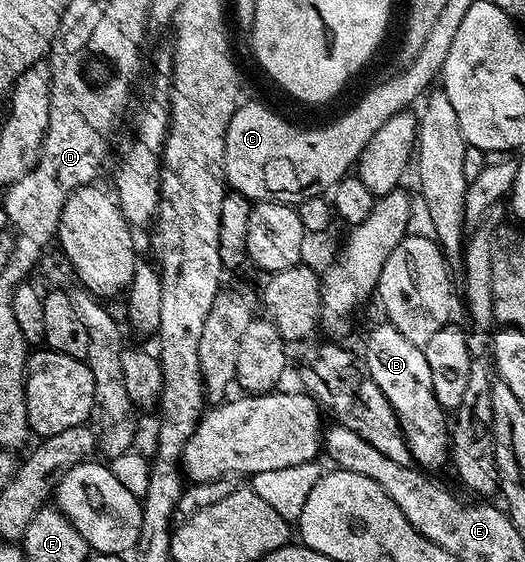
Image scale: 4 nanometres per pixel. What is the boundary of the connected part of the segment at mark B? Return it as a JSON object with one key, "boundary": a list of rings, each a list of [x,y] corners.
{"boundary":[[[382,323],[370,331],[363,360],[371,379],[379,383],[379,391],[387,395],[399,419],[410,458],[425,471],[439,468],[444,461],[446,464],[451,457],[451,425],[446,410],[442,409],[439,399],[435,399],[431,367],[427,364],[424,348],[399,335],[395,326]]]}

